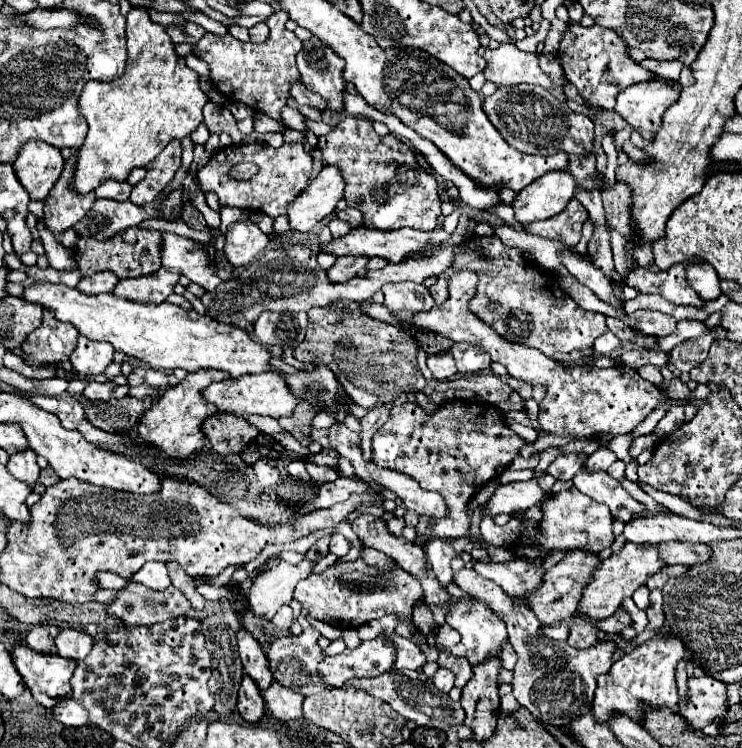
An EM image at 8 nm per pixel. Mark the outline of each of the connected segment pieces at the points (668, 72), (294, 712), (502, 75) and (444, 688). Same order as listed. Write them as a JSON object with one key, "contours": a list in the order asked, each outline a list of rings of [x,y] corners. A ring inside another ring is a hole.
{"contours":[[[[646,59],[640,63],[644,69],[660,75],[660,77],[666,77],[666,79],[678,79],[680,71],[682,71],[682,63],[680,61],[656,61],[656,59]]],[[[272,683],[272,687],[266,689],[266,693],[262,693],[262,697],[266,701],[268,713],[278,721],[286,723],[302,717],[302,701],[304,701],[302,693]]],[[[510,43],[500,45],[496,49],[480,47],[478,53],[486,59],[486,69],[484,69],[486,79],[498,87],[532,83],[532,85],[540,85],[544,89],[562,93],[562,85],[556,85],[540,69],[536,53],[524,53],[516,45],[510,45]]],[[[440,667],[440,669],[436,671],[436,675],[434,675],[434,685],[436,685],[438,691],[448,693],[448,691],[454,687],[454,673],[452,673],[450,669]]]]}

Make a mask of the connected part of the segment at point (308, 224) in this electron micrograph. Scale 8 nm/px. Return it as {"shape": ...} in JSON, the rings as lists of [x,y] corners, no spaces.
{"shape":[[[324,167],[308,187],[288,203],[288,221],[292,231],[308,233],[318,221],[328,217],[342,199],[344,181],[338,167]]]}

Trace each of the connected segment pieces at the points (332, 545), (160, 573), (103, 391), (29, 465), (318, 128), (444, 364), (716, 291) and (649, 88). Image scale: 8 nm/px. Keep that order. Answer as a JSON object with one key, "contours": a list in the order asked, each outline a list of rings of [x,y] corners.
{"contours":[[[[336,533],[336,535],[332,535],[330,537],[330,543],[328,543],[328,551],[330,553],[334,553],[336,557],[342,557],[342,555],[346,555],[350,551],[350,543],[348,543],[348,539],[344,537],[344,535],[340,535],[340,533]]],[[[146,563],[132,577],[132,581],[148,585],[150,589],[156,589],[156,591],[164,591],[164,589],[168,589],[172,585],[170,577],[168,577],[168,571],[166,571],[166,565],[162,565],[162,563]]],[[[90,381],[86,385],[86,389],[82,391],[82,397],[86,397],[88,401],[108,401],[112,397],[112,389],[114,389],[112,383],[96,383],[96,381]]],[[[32,449],[22,451],[18,455],[12,455],[6,469],[22,483],[28,483],[30,487],[36,485],[38,475],[40,475],[40,467],[36,463],[36,453]]],[[[305,118],[305,122],[309,128],[306,138],[312,147],[317,145],[318,137],[320,135],[326,135],[332,130],[332,128],[323,121],[316,122]]],[[[452,353],[428,355],[428,357],[426,357],[426,365],[428,365],[428,369],[432,371],[434,379],[438,379],[438,381],[448,381],[450,377],[454,377],[454,375],[458,373]]],[[[688,265],[686,269],[690,287],[702,297],[702,301],[712,301],[722,295],[720,291],[720,277],[714,273],[712,265]]],[[[646,81],[630,85],[616,97],[614,111],[630,123],[644,139],[652,139],[660,129],[662,113],[678,99],[680,85],[666,85],[660,81]]]]}

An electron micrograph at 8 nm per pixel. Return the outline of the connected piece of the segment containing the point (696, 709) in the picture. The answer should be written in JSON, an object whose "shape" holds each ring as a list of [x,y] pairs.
{"shape":[[[710,675],[688,677],[688,691],[686,697],[678,701],[678,713],[686,719],[690,731],[704,729],[726,711],[726,685],[722,681]]]}

